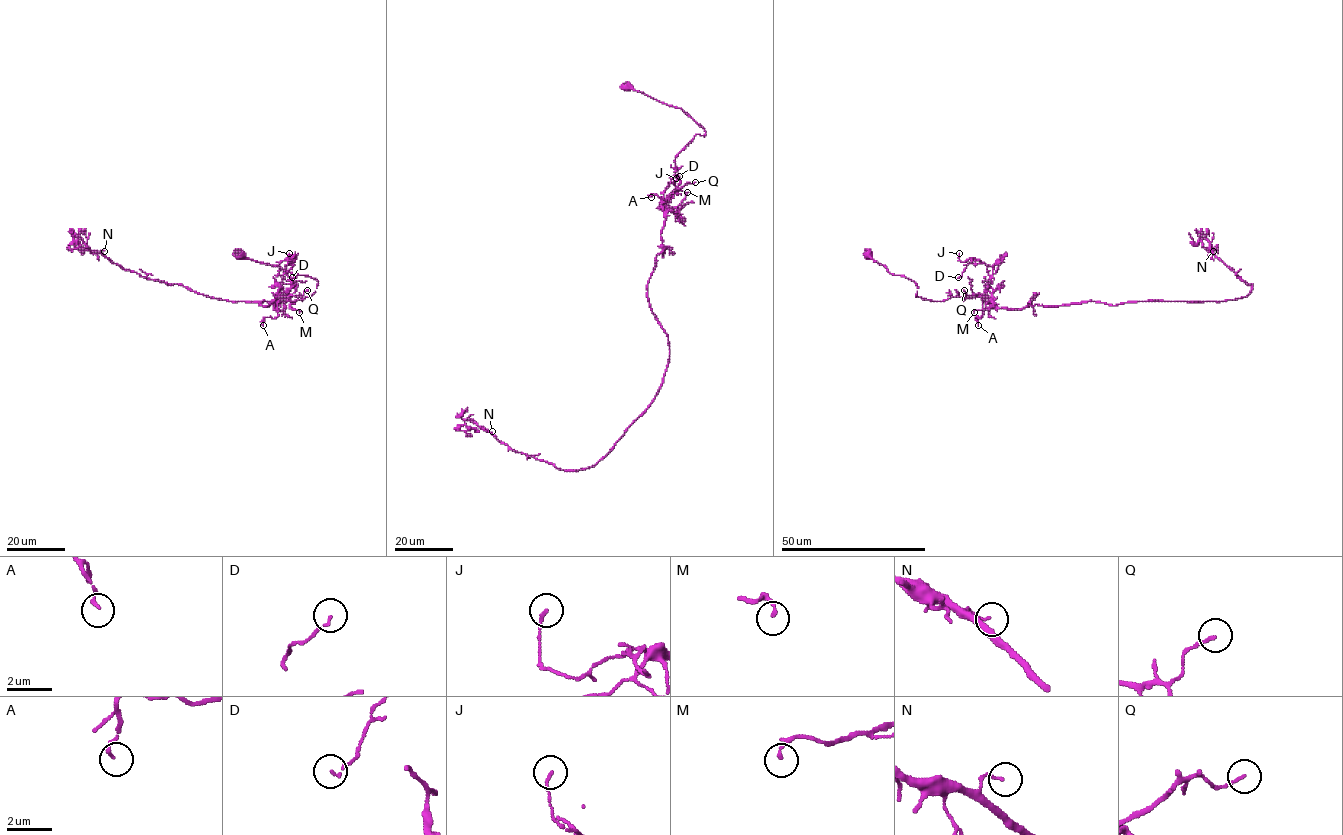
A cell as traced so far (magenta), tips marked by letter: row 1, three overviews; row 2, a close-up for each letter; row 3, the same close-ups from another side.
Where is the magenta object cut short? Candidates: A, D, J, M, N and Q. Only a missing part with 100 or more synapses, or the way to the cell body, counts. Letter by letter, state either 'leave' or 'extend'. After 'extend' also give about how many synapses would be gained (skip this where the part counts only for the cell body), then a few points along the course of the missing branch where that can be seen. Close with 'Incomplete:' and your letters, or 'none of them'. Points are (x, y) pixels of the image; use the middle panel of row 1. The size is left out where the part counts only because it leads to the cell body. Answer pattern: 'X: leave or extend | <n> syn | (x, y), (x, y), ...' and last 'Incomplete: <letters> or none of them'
A: leave
D: leave
J: leave
M: leave
N: leave
Q: leave
Incomplete: none of them

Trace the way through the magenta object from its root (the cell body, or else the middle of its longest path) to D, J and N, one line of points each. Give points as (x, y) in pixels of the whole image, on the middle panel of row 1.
D: (626, 87), (682, 109), (704, 129), (675, 157), (675, 174), (663, 194), (670, 210), (679, 176)
J: (626, 87), (682, 109), (704, 129), (675, 157), (675, 174), (663, 194), (670, 210), (676, 178)
N: (626, 87), (705, 132), (675, 157), (647, 285), (669, 344), (663, 382), (586, 469), (558, 469), (492, 431)

